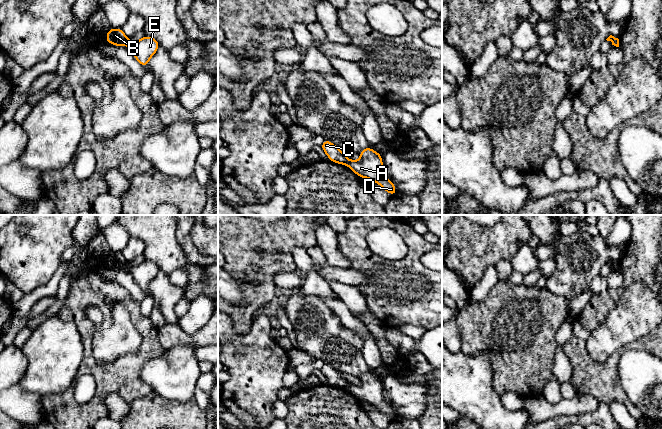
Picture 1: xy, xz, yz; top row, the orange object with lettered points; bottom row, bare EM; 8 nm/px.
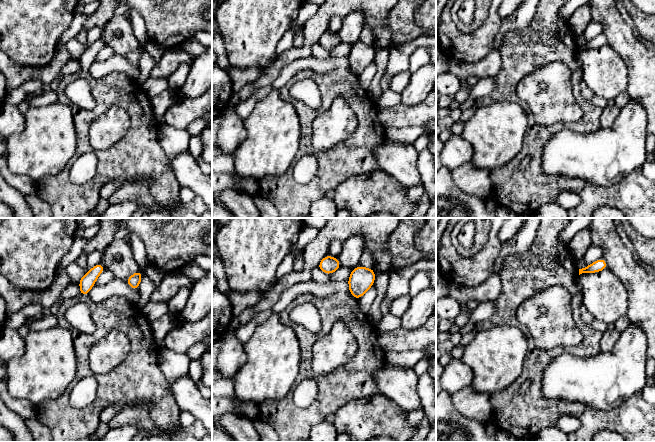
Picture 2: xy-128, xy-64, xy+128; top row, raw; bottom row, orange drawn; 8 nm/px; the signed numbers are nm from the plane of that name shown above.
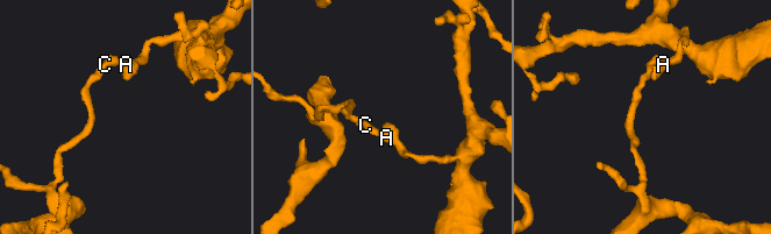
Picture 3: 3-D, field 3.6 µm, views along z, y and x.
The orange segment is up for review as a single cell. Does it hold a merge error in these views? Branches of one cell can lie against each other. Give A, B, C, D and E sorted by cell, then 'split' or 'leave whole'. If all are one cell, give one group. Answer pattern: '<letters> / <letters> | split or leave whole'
A D E / B C | split

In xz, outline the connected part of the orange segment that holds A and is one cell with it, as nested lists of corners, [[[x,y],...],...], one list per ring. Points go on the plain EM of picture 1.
[[[371,370],[359,377],[360,384],[351,384],[348,391],[361,402],[368,402],[378,407],[385,415],[395,420],[398,416],[394,407],[387,403],[383,397],[382,381],[379,376],[374,376]]]

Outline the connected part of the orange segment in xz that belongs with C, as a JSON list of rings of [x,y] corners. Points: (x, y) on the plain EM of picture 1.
[[[324,363],[323,367],[320,370],[327,378],[330,385],[343,389],[348,389],[350,385],[349,382],[345,380],[336,369]]]

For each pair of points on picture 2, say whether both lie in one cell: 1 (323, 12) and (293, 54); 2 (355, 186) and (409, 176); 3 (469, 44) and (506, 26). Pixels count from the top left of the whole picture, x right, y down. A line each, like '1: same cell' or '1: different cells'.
1: same cell
2: different cells
3: different cells

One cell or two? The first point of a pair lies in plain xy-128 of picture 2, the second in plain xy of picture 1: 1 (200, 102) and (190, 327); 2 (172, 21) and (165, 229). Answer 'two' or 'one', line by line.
1: two
2: two

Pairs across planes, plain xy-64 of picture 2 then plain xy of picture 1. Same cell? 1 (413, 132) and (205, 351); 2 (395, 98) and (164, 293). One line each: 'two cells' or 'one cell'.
1: one cell
2: one cell

